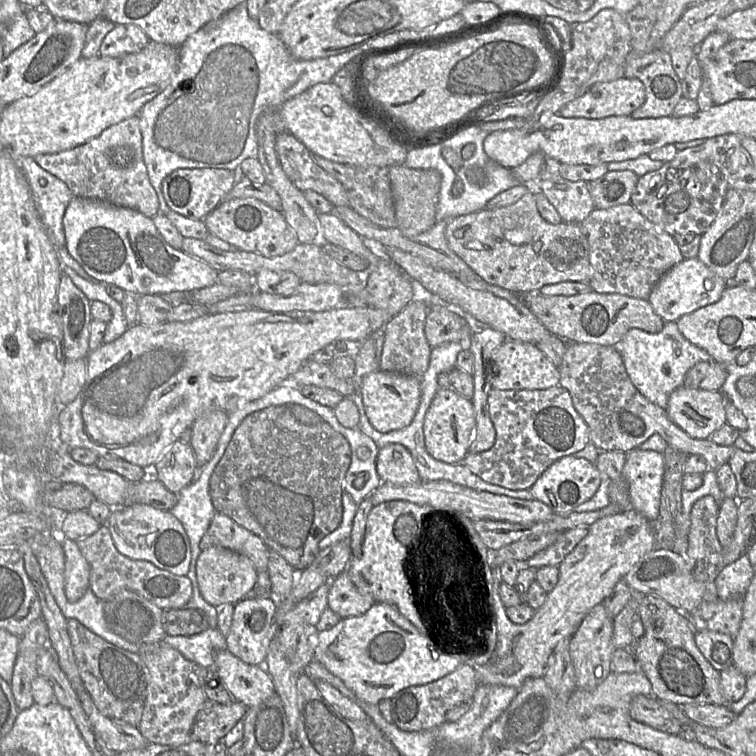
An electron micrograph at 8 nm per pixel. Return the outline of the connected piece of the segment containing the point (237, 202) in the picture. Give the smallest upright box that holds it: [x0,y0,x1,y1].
[203,198,299,258]

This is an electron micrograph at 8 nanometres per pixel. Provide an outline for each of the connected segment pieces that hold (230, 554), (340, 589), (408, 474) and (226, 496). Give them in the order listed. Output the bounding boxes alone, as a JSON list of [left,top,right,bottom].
[[196,546,258,608],[328,570,375,619],[376,443,421,486],[209,406,351,571]]

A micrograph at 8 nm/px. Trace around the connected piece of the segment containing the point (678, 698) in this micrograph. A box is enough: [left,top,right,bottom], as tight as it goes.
[633,594,729,705]

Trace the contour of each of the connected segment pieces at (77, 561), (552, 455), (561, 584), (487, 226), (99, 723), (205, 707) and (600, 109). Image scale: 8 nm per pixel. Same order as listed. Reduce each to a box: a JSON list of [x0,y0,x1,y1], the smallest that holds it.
[[61,539,90,602],[462,385,590,490],[473,509,657,690],[445,189,593,294],[79,688,150,752],[191,700,248,745],[559,77,645,119]]

